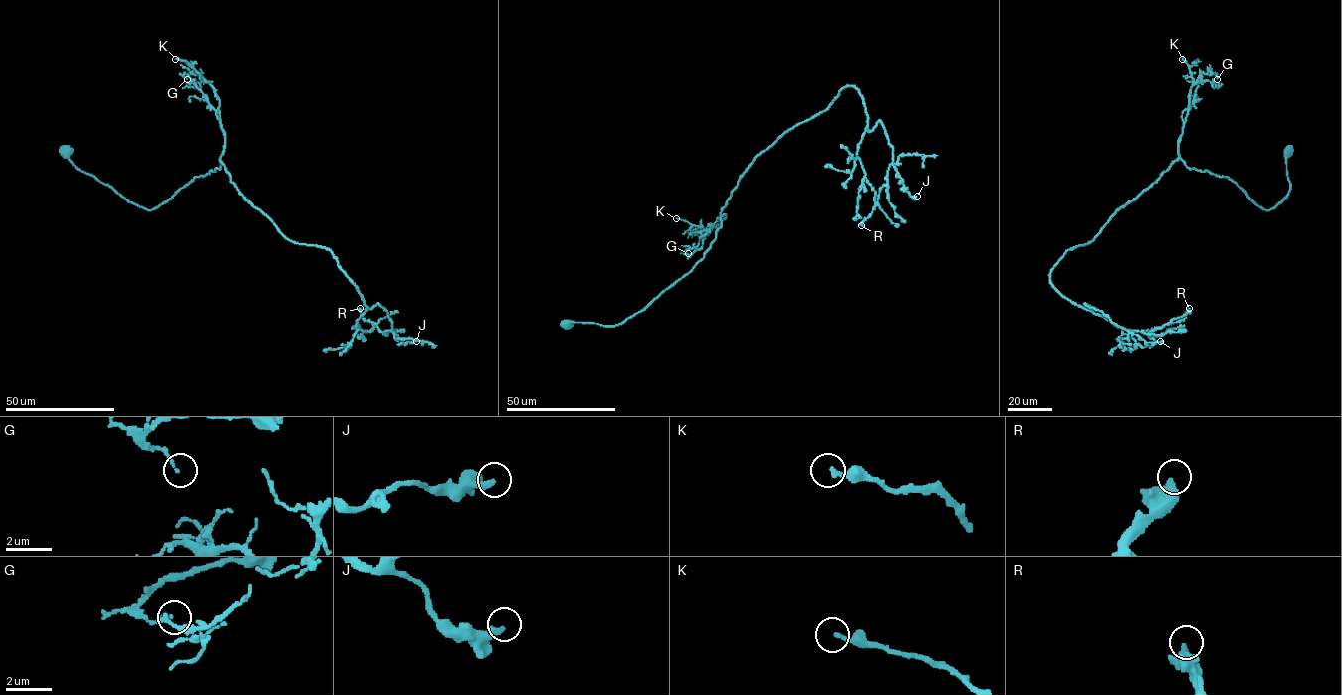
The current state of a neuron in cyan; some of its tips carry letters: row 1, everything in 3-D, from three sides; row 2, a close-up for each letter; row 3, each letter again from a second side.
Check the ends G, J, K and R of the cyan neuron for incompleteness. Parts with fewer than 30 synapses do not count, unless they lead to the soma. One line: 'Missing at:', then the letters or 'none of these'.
Missing at: none of these

